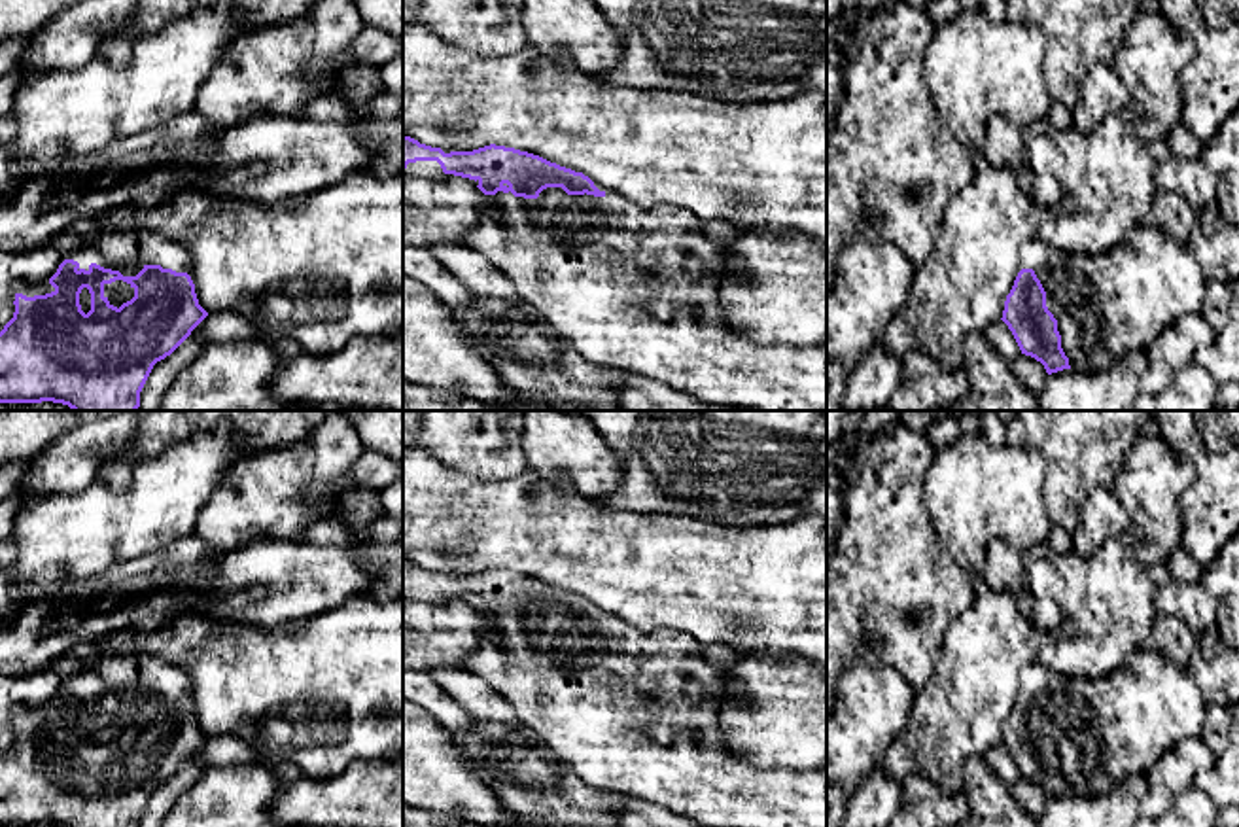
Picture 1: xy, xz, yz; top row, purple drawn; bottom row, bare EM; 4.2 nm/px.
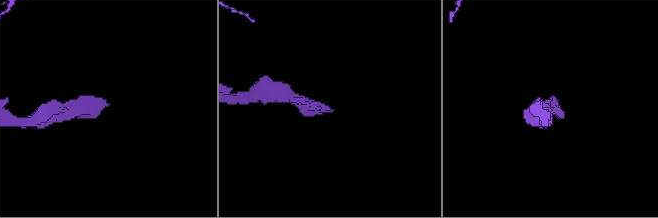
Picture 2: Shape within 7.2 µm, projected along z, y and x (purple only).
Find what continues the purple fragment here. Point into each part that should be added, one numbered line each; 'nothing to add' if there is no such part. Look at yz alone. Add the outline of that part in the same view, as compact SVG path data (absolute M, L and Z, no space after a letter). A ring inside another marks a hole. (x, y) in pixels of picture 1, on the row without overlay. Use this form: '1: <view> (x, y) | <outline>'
1: yz (1107, 729) | M1139 649L1107 677L1067 679L1038 659L1021 670L1020 695L1033 693L1057 744L1061 772L1071 793L1107 795L1126 778L1146 774L1165 751L1201 734L1209 706L1184 666L1156 649Z

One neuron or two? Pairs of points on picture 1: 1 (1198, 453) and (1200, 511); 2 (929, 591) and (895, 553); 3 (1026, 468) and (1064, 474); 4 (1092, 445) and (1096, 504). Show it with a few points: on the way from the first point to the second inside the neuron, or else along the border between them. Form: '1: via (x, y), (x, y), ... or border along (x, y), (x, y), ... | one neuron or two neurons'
1: via (1204, 468), (1204, 496) | one neuron
2: via (918, 585), (897, 564) | one neuron
3: border along (1039, 449), (1043, 458), (1043, 496), (1050, 515) | two neurons
4: border along (1111, 487), (1096, 487), (1084, 498), (1075, 528) | two neurons

